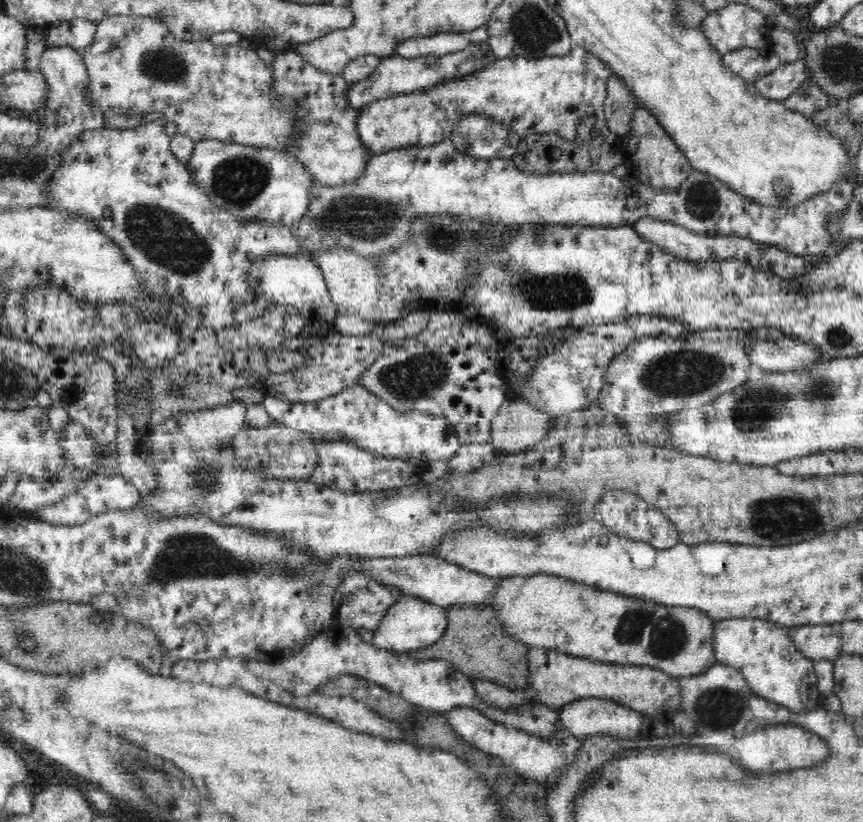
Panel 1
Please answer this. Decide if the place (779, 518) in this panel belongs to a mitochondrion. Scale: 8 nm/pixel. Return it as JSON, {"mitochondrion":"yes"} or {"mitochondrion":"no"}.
{"mitochondrion":"yes"}

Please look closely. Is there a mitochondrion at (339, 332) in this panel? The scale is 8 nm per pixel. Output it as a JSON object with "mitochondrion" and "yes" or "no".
{"mitochondrion":"no"}

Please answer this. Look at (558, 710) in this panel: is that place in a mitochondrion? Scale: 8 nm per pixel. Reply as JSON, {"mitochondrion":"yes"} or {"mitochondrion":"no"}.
{"mitochondrion":"no"}

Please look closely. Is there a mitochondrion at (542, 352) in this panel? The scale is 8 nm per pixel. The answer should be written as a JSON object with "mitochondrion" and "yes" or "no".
{"mitochondrion":"no"}

